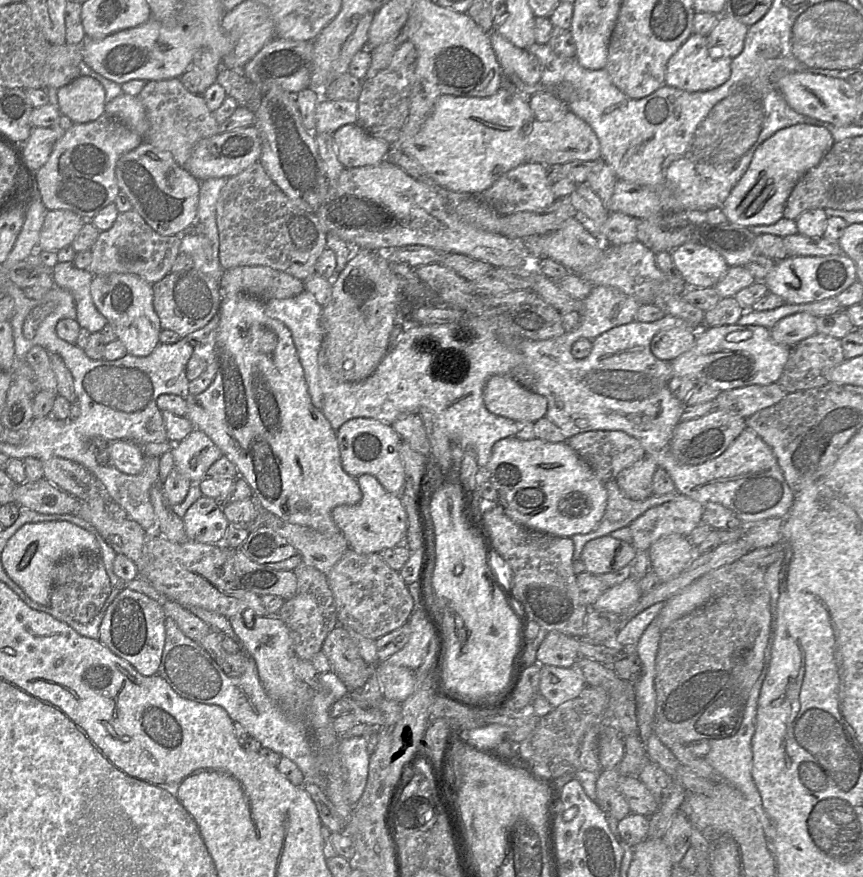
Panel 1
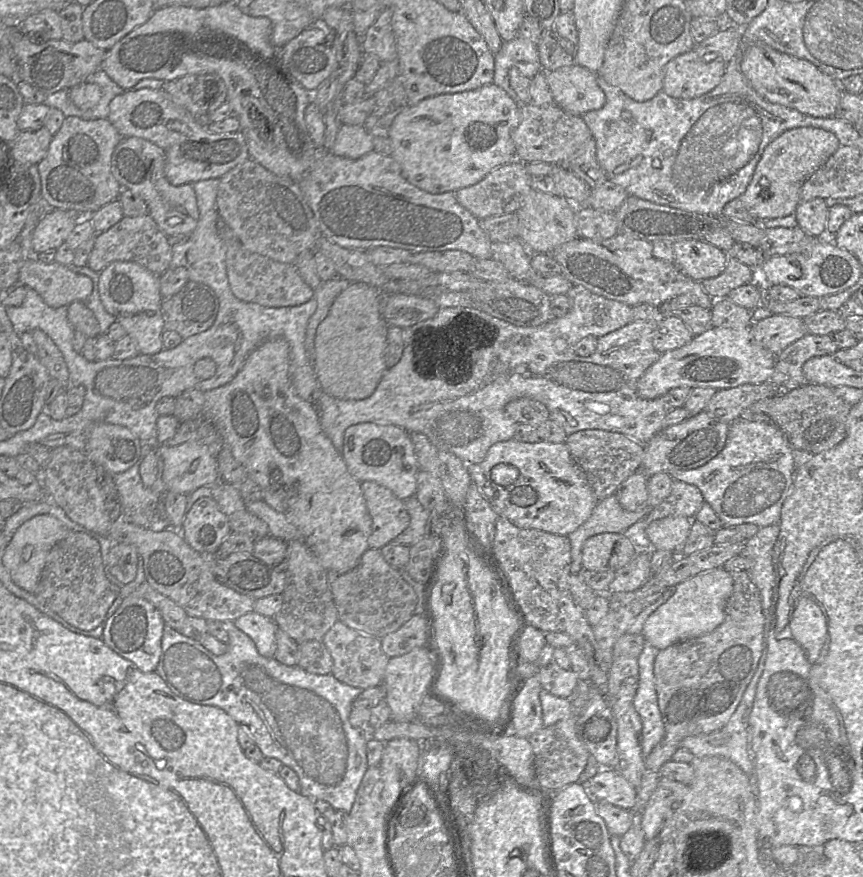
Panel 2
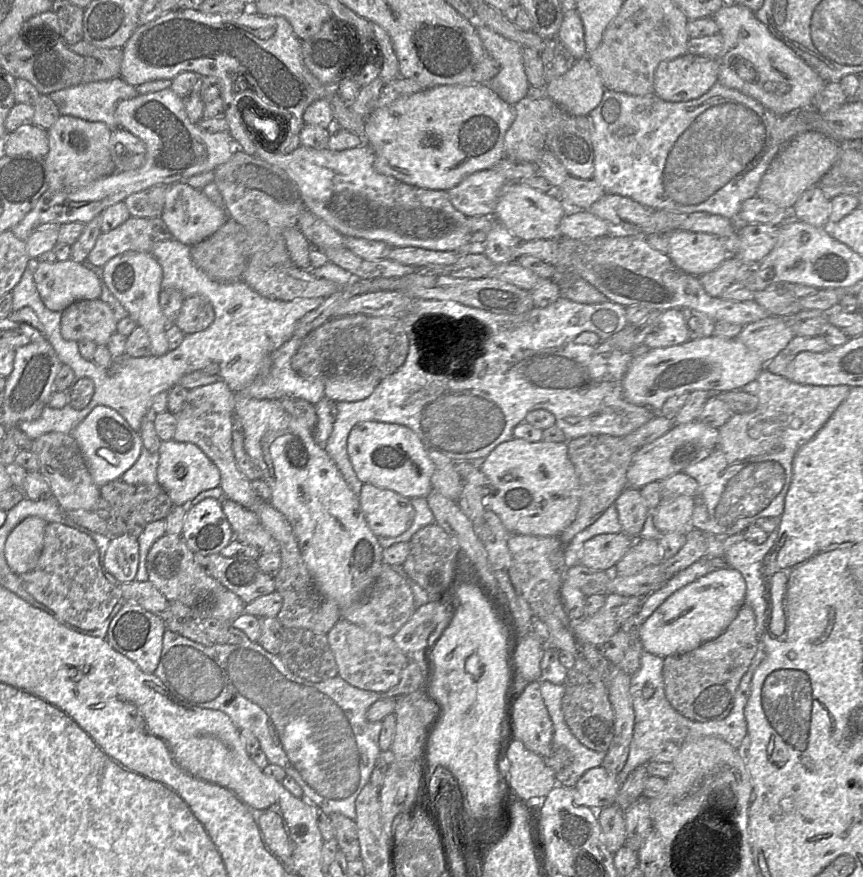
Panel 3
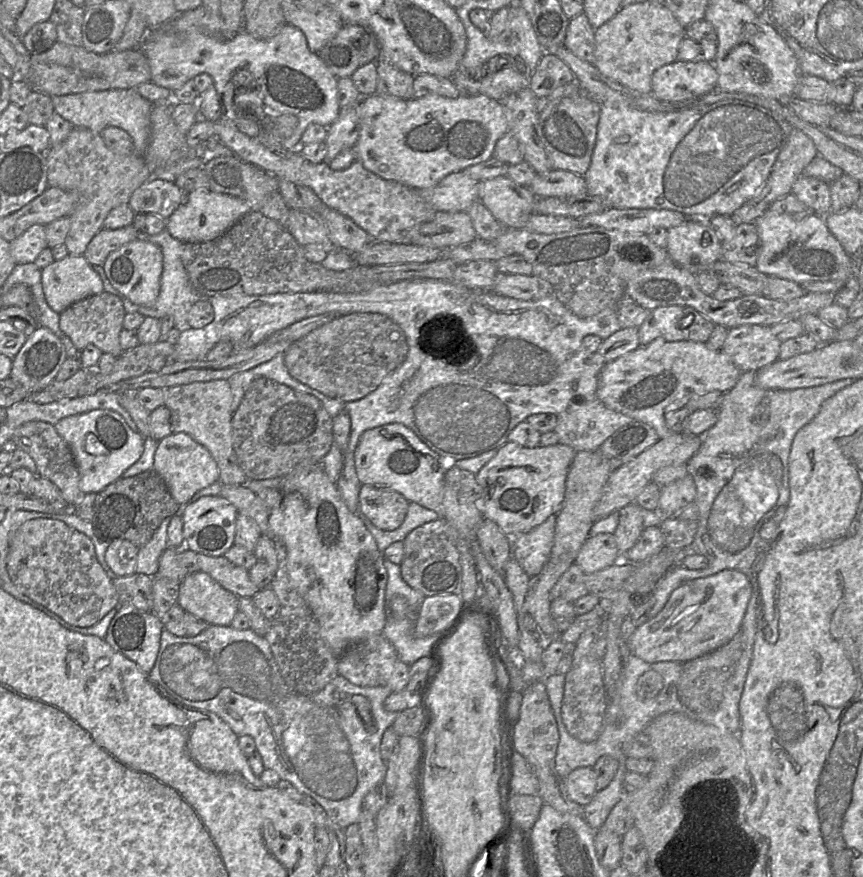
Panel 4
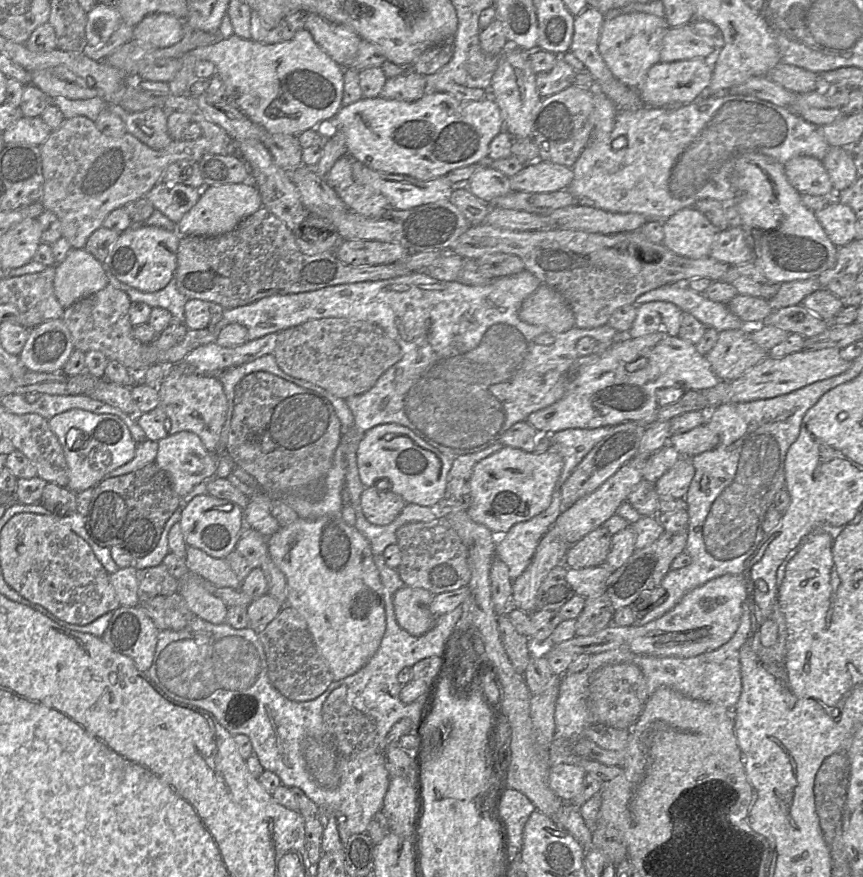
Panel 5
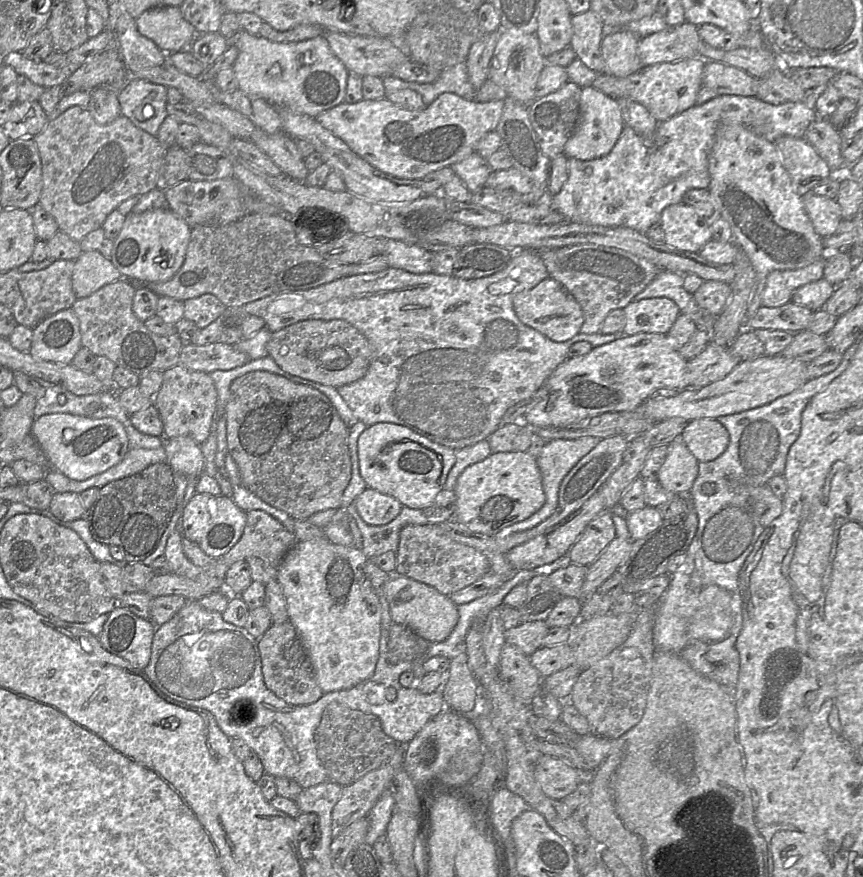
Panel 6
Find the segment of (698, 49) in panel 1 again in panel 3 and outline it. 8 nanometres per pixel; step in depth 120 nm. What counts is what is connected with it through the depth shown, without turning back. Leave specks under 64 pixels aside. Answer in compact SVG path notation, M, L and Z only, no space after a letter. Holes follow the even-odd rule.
M685 54L662 61L654 74L654 94L668 102L701 97L718 81L719 63L714 58Z

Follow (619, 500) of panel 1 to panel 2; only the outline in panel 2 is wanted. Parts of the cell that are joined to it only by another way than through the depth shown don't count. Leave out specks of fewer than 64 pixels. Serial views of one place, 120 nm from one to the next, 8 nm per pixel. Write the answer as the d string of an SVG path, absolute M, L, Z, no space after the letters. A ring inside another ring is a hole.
M615 494L598 501L591 516L579 528L568 535L571 545L570 573L578 574L582 566L582 549L585 541L601 533L623 534L634 523L644 519L654 507L640 511L624 509Z

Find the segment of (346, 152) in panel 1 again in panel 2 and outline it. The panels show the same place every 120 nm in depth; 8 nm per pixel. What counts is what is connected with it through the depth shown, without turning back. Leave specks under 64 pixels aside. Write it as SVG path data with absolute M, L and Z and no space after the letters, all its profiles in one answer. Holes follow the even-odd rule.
M342 124L329 151L336 156L355 160L373 150L373 136L363 126Z

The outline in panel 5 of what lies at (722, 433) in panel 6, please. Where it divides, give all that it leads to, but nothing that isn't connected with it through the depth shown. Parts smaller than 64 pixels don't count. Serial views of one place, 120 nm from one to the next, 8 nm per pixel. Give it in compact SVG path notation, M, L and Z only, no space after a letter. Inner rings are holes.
M706 422L688 432L671 435L668 439L668 444L686 458L710 451L718 443L718 435L708 427Z

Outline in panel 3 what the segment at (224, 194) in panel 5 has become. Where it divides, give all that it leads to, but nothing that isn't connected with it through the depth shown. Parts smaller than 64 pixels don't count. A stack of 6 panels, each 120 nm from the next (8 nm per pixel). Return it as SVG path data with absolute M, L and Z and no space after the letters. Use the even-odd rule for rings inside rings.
M183 182L167 185L165 205L161 215L173 238L192 246L214 234L227 220L226 210L212 202L202 190Z

